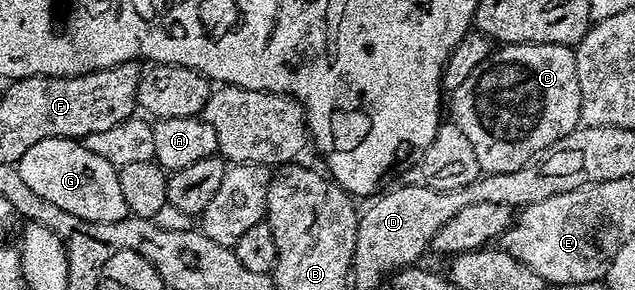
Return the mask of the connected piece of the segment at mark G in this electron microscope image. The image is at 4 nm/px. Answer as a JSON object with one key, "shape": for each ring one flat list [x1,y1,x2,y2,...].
{"shape":[[66,136,45,138,41,142,29,146,29,150,25,150,25,154,21,154,17,167,21,179,25,181,25,186,29,186,29,190,33,190,33,194,41,194,41,198,45,198,45,202,53,202,57,206,61,206,61,210,69,210,69,214,77,214,82,220,117,222,129,214,118,181,119,168,110,164,99,154,87,149,85,144,78,139]]}

